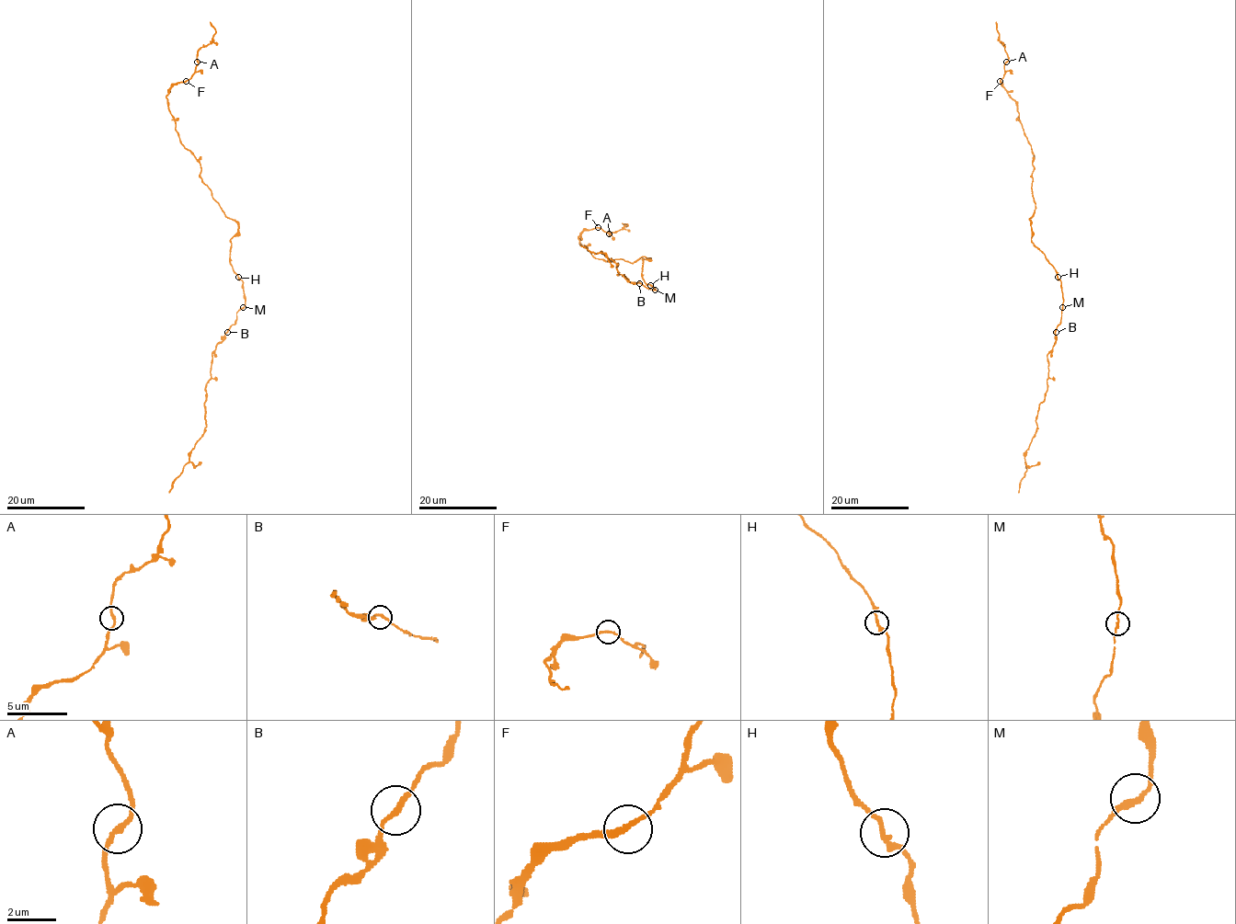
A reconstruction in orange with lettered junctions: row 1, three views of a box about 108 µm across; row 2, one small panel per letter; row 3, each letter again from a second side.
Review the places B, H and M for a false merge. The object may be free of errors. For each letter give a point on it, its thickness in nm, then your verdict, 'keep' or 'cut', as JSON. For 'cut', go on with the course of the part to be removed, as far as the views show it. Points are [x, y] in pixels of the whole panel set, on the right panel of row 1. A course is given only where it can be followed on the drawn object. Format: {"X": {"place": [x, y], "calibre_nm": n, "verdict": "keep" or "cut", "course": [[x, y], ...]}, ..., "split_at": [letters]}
{"B": {"place": [1056, 332], "calibre_nm": 200, "verdict": "keep"}, "H": {"place": [1058, 277], "calibre_nm": 200, "verdict": "keep"}, "M": {"place": [1062, 307], "calibre_nm": 200, "verdict": "keep"}, "split_at": []}

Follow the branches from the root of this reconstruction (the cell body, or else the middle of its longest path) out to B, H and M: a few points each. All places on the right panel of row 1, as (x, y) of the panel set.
B: (1035, 245), (1061, 282), (1063, 302), (1060, 323), (1056, 332)
H: (1035, 245), (1058, 277)
M: (1035, 245), (1061, 282), (1062, 307)

